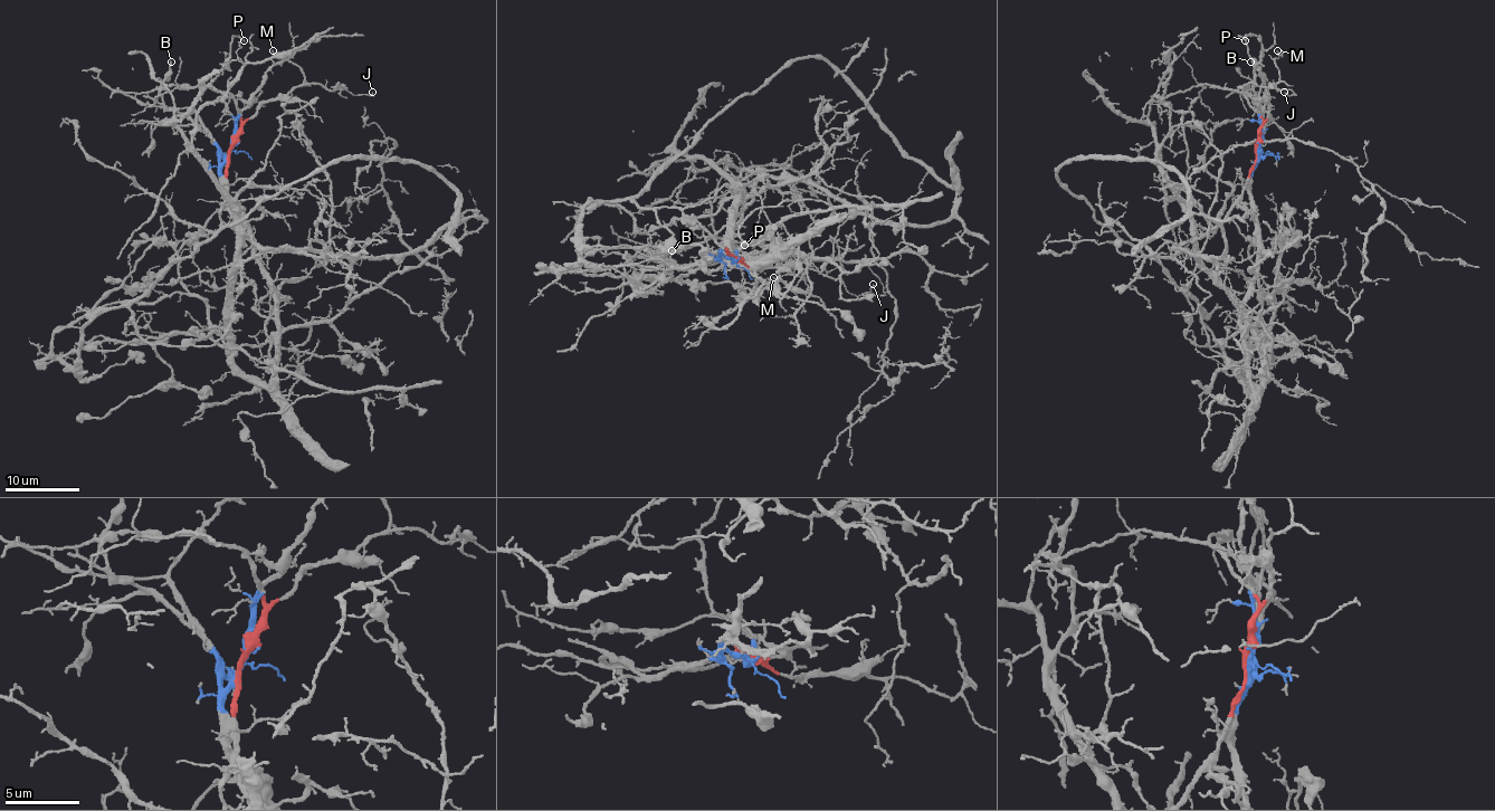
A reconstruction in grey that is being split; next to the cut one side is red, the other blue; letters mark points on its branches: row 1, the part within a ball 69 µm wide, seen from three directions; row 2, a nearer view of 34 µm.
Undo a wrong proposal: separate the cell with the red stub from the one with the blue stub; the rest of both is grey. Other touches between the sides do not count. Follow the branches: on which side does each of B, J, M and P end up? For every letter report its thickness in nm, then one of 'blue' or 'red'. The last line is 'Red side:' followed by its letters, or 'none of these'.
B: 150 nm | blue
J: 130 nm | red
M: 80 nm | red
P: 130 nm | blue
Red side: J, M

